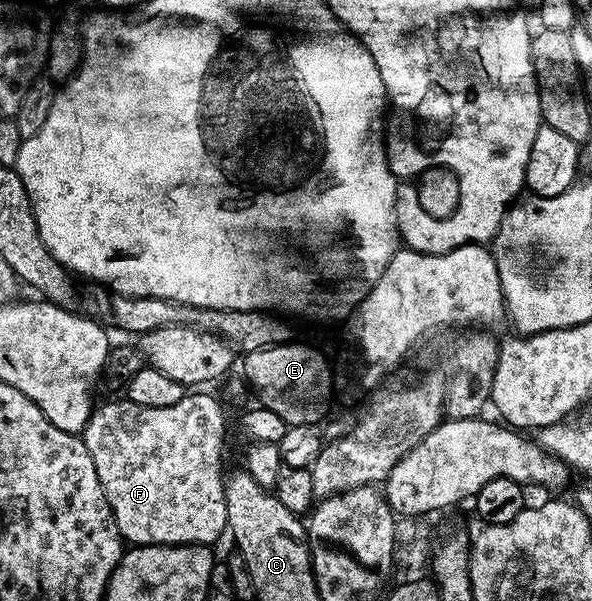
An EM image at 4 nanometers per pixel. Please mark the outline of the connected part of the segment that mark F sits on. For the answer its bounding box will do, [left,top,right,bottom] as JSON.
[82,391,228,546]

